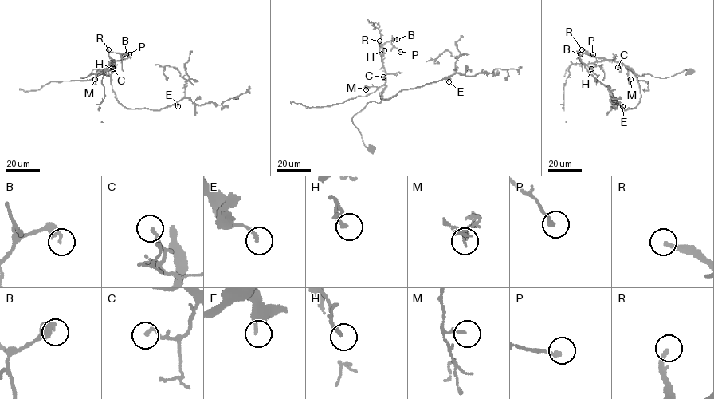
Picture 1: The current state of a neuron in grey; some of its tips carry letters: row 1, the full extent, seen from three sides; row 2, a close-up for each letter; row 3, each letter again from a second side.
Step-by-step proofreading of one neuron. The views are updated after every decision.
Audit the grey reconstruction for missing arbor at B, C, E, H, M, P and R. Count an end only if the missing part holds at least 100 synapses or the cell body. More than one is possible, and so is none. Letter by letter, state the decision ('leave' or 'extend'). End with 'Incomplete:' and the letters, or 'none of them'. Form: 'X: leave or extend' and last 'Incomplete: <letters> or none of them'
B: leave
C: leave
E: leave
H: leave
M: leave
P: leave
R: extend
Incomplete: R

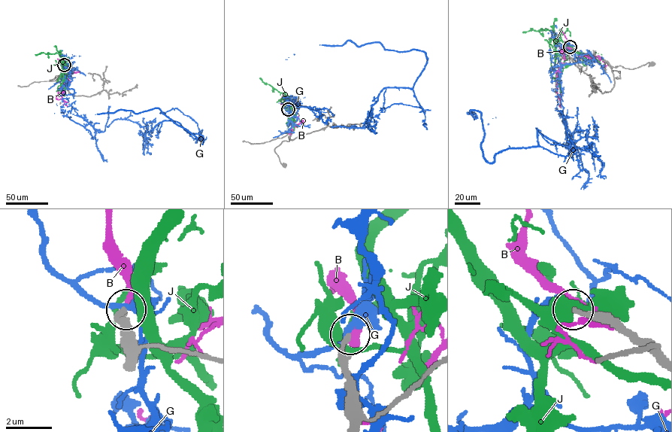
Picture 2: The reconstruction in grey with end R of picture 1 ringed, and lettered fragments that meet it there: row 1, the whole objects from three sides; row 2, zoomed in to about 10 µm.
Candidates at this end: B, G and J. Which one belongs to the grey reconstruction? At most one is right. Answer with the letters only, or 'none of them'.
none of them

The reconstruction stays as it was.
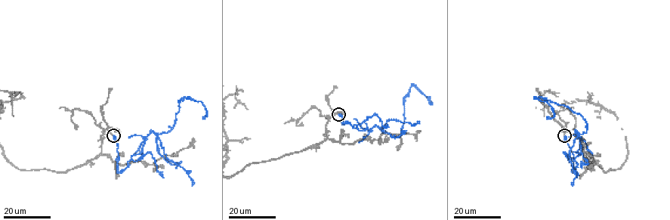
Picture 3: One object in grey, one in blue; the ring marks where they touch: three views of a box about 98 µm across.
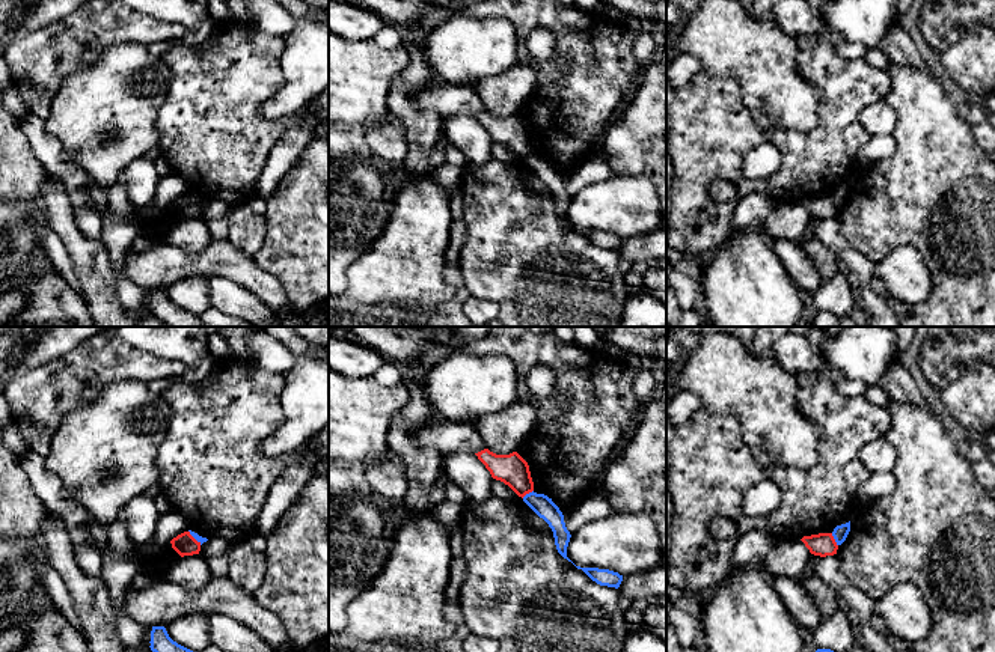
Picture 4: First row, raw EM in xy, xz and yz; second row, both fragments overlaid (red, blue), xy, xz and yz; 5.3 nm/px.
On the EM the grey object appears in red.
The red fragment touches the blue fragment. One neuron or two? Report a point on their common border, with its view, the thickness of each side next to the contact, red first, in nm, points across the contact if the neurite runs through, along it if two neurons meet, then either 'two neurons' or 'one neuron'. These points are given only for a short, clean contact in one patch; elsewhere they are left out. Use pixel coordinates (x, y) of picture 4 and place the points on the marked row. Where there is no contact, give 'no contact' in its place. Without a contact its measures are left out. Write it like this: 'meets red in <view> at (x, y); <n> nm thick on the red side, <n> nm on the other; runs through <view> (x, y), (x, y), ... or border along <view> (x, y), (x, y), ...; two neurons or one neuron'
meets red in yz at (834, 539); 130 nm thick on the red side, 80 nm on the other; border along yz (831, 533), (837, 545); two neurons

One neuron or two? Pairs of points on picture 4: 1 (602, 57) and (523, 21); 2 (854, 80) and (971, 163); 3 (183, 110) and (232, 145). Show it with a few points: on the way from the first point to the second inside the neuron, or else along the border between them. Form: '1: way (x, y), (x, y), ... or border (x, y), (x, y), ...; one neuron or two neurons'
1: way (582, 38), (563, 20), (543, 20); one neuron
2: border (887, 70), (890, 91), (882, 98); two neurons
3: way (195, 122), (201, 122), (220, 142); one neuron

